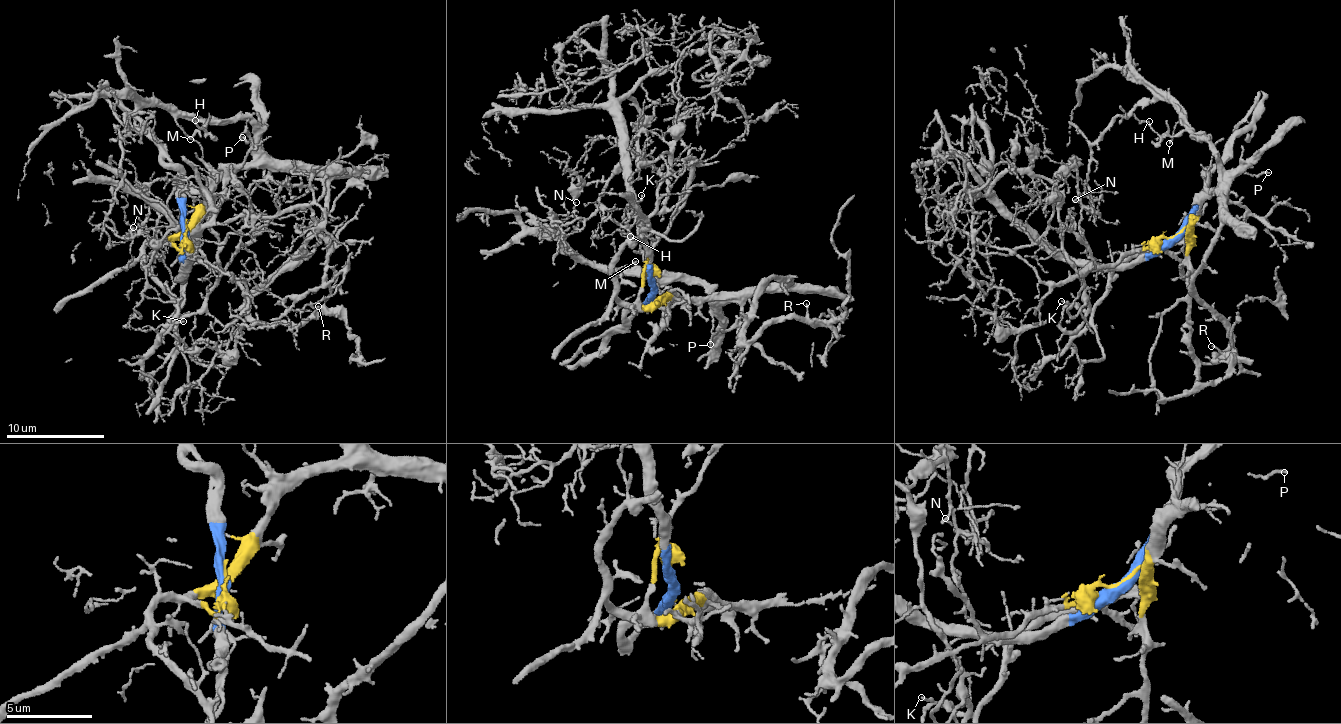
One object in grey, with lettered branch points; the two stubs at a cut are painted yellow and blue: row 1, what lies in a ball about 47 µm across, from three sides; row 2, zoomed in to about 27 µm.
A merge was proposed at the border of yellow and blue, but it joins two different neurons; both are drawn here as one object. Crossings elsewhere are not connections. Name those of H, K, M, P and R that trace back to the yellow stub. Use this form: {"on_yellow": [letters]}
{"on_yellow": ["H", "M", "P", "R"]}

